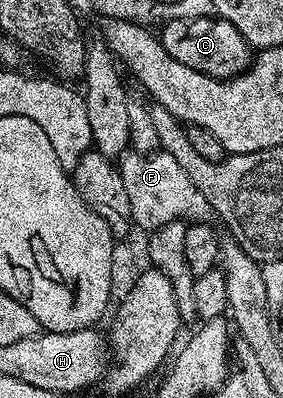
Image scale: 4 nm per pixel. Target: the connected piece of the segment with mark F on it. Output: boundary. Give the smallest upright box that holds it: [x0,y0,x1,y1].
[119,151,211,231]

